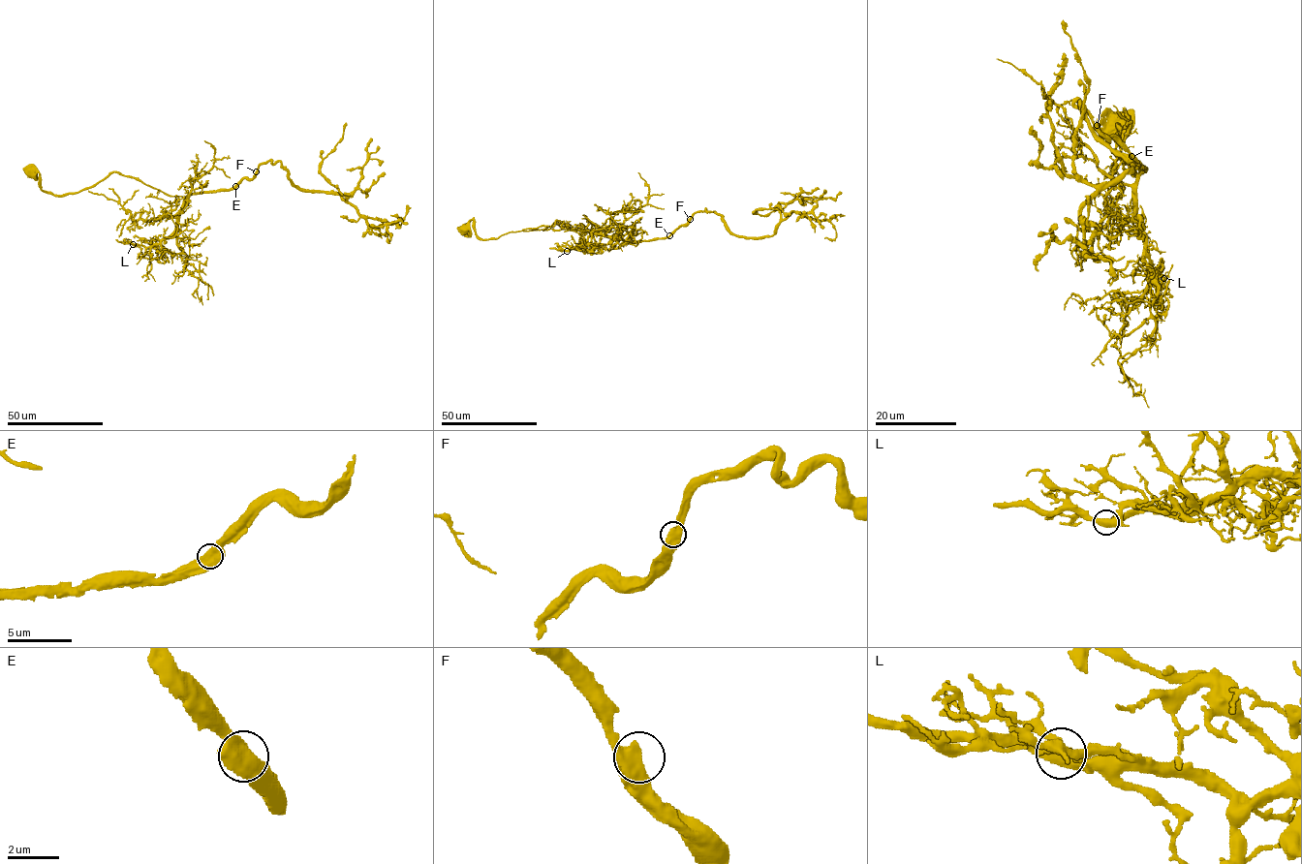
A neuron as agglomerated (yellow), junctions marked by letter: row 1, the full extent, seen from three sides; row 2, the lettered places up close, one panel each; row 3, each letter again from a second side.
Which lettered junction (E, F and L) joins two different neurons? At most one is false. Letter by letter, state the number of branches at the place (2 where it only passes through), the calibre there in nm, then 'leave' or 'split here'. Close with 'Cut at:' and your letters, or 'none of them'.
E: 2 | 600 nm | leave
F: 2 | 650 nm | leave
L: 2 | 600 nm | leave
Cut at: none of them

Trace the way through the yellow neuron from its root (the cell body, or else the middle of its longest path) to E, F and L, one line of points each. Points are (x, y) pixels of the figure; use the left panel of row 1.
E: (30, 170), (39, 172), (42, 190), (57, 196), (93, 187), (114, 171), (173, 197), (234, 186)
F: (30, 170), (39, 172), (42, 190), (57, 196), (93, 187), (115, 171), (182, 197), (232, 190), (256, 171)
L: (30, 170), (57, 196), (115, 171), (183, 198), (172, 232), (147, 247), (132, 244)

